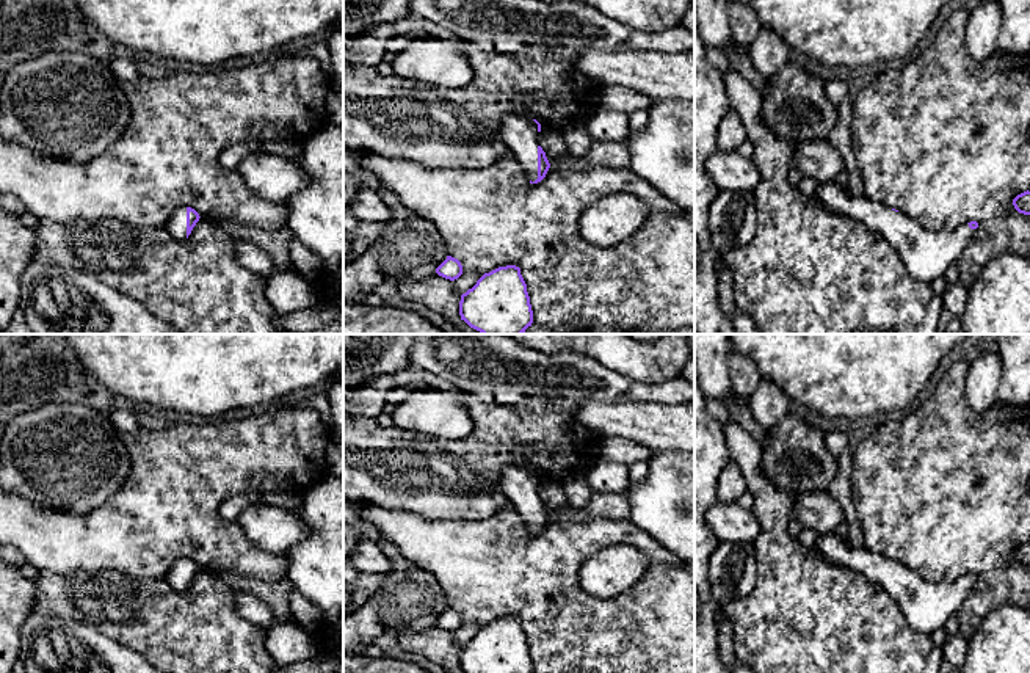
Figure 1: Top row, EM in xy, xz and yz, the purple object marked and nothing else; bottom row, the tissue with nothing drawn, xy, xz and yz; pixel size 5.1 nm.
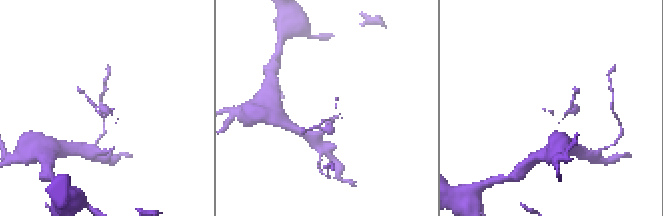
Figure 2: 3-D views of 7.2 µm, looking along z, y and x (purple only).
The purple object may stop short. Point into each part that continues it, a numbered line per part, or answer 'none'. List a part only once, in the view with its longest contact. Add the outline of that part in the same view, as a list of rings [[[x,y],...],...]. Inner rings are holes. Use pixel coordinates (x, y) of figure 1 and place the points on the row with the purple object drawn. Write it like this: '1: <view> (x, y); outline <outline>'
1: xz (519, 134); outline [[[505,116],[495,133],[495,138],[506,144],[531,182],[538,179],[538,136],[538,124],[530,116]]]

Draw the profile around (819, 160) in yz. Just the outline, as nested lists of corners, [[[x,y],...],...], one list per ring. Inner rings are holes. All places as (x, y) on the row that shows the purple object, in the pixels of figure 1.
[[[829,140],[800,143],[795,149],[792,166],[803,177],[811,177],[818,184],[831,182],[843,173],[843,160]]]

